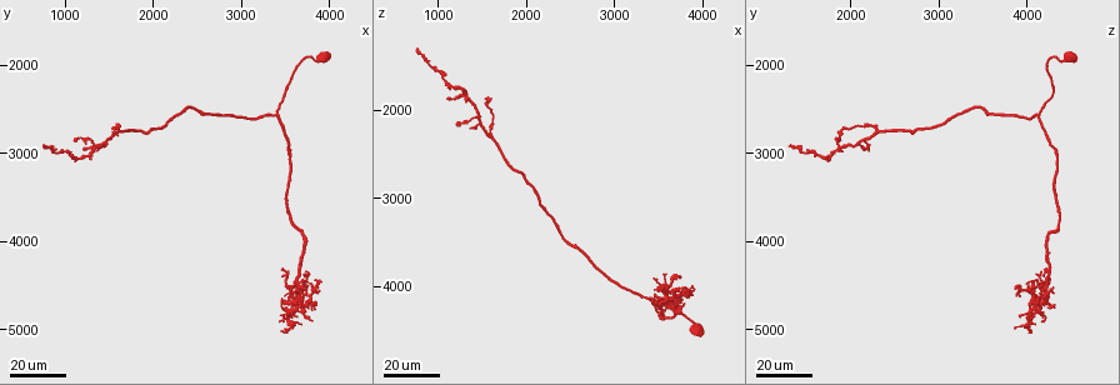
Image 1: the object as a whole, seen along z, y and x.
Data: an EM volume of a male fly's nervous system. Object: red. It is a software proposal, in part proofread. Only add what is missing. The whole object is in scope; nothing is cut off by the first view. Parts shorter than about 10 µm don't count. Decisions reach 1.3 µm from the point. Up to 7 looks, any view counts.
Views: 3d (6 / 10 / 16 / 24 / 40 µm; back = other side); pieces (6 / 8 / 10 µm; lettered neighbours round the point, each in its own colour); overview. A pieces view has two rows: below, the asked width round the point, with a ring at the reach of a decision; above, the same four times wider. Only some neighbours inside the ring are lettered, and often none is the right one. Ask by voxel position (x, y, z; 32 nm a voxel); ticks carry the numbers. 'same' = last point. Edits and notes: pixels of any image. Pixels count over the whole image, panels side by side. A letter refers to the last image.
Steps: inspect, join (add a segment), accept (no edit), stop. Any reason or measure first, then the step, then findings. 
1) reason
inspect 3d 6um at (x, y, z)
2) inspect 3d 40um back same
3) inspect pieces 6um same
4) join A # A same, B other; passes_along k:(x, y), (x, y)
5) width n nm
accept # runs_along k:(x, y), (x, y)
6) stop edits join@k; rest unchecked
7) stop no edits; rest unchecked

free end
inspect 3d 40um at (1200, 2950, 2200)

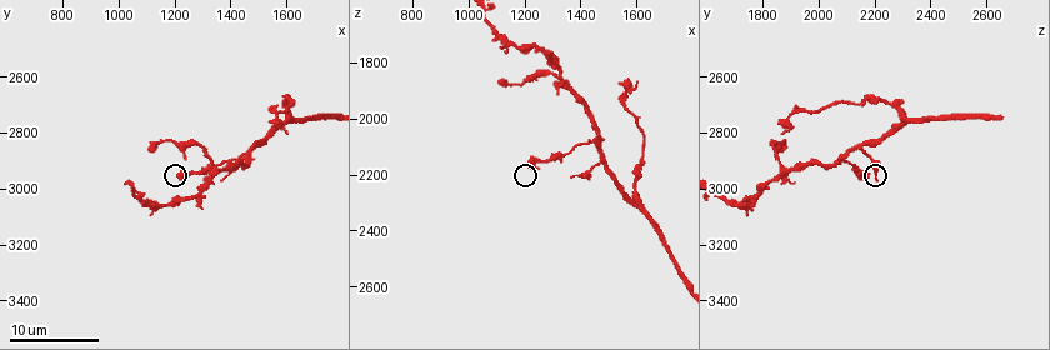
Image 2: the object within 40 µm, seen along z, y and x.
inspect pieces 6um at (1220, 2950, 2160)

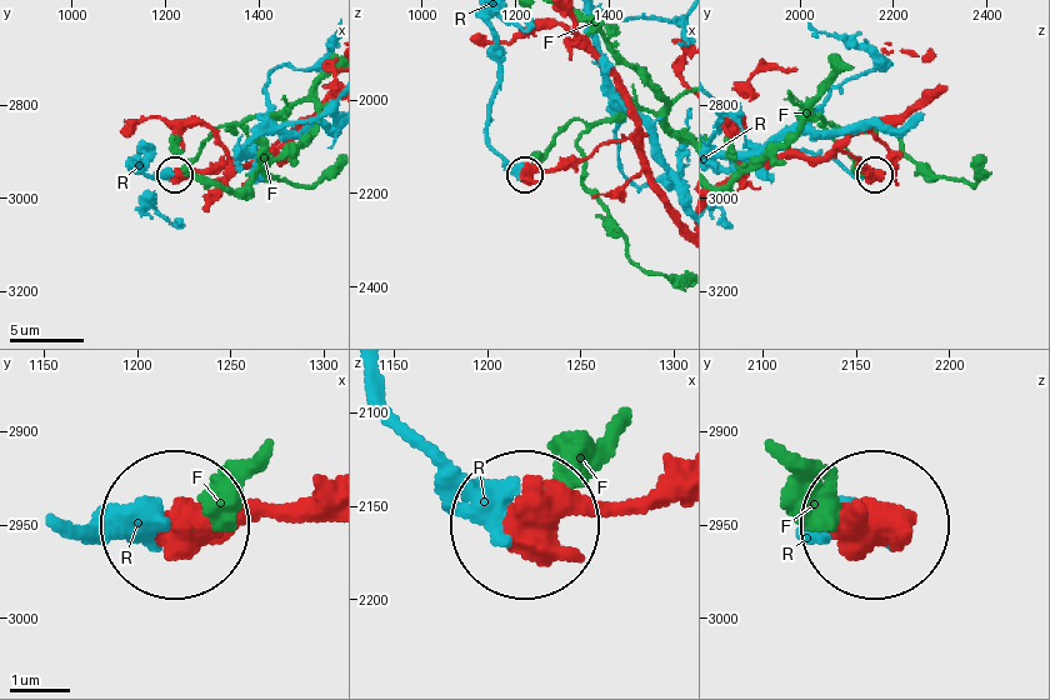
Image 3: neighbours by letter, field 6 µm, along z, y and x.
accept # F other, R other; runs_along 3:(320, 495), (176, 520); no lettered segment goes on from it

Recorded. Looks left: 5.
branch stops here
inspect 3d 24um at (750, 2950, 1300)

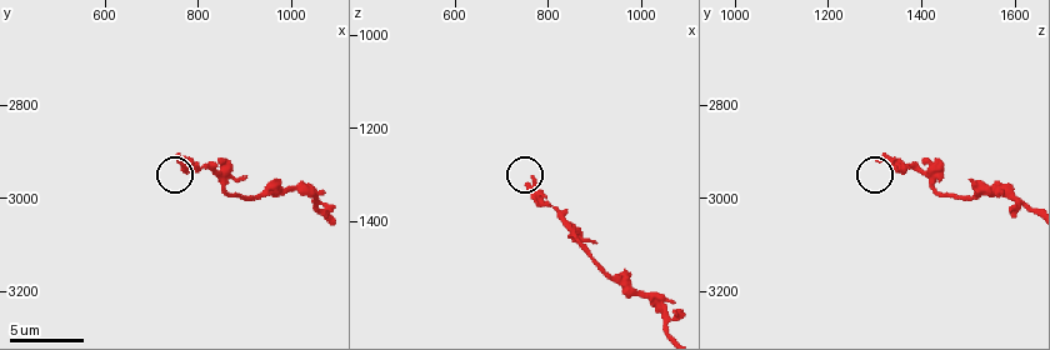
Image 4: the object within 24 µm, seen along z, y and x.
see the neighbours
inspect pieces 8um at (765, 2920, 1305)

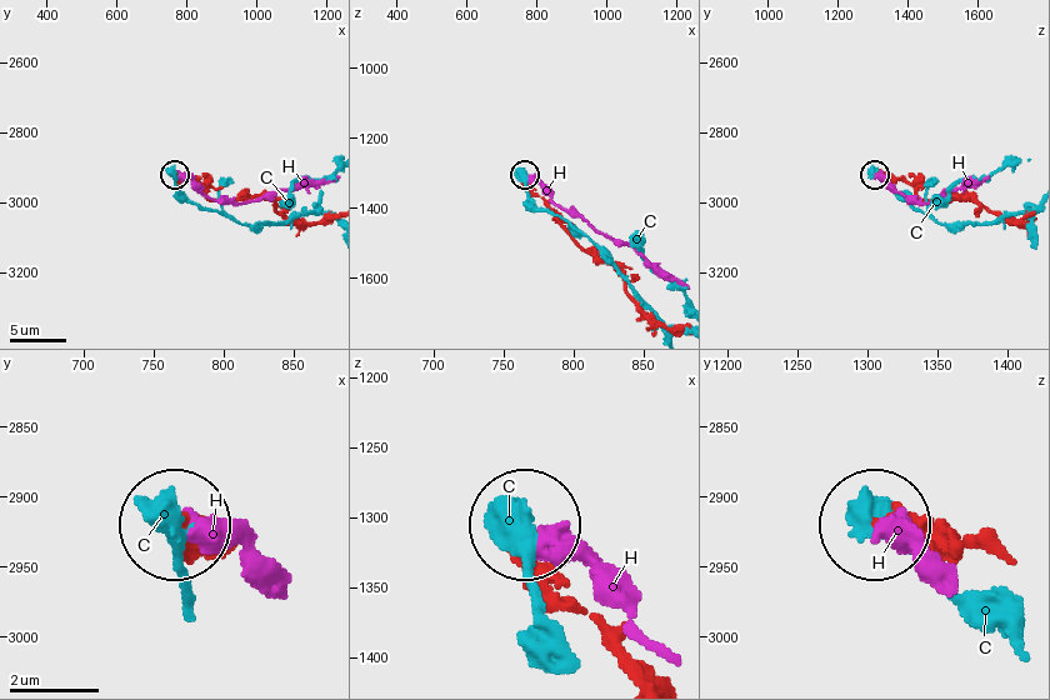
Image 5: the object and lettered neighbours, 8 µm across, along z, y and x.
accept # C other, H other; runs_along 5:(633, 674), (524, 533); none of them fits

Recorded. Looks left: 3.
stops while still wide
inspect pieces 8um at (1110, 2860, 1860)

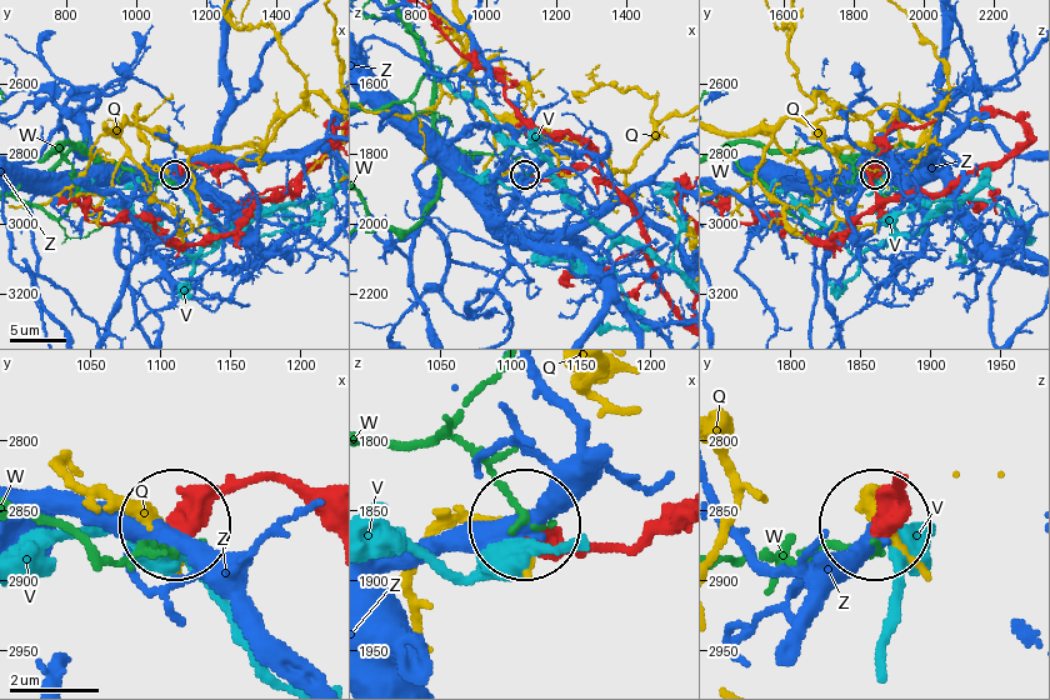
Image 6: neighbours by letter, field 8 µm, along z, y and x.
accept # Q other, V other, W other, Z other; no lettered segment goes on from it

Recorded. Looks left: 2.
branch stops here
inspect 3d 10um at (1600, 2800, 1870)

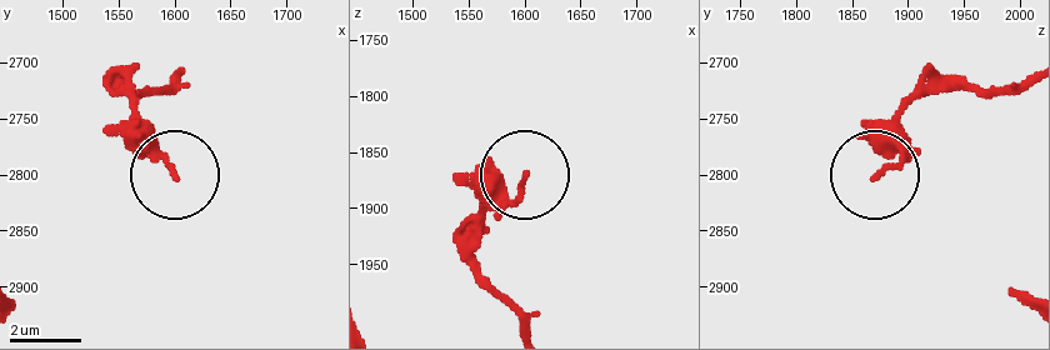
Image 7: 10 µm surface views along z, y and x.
inspect pieces 6um at (1598, 2802, 1872)

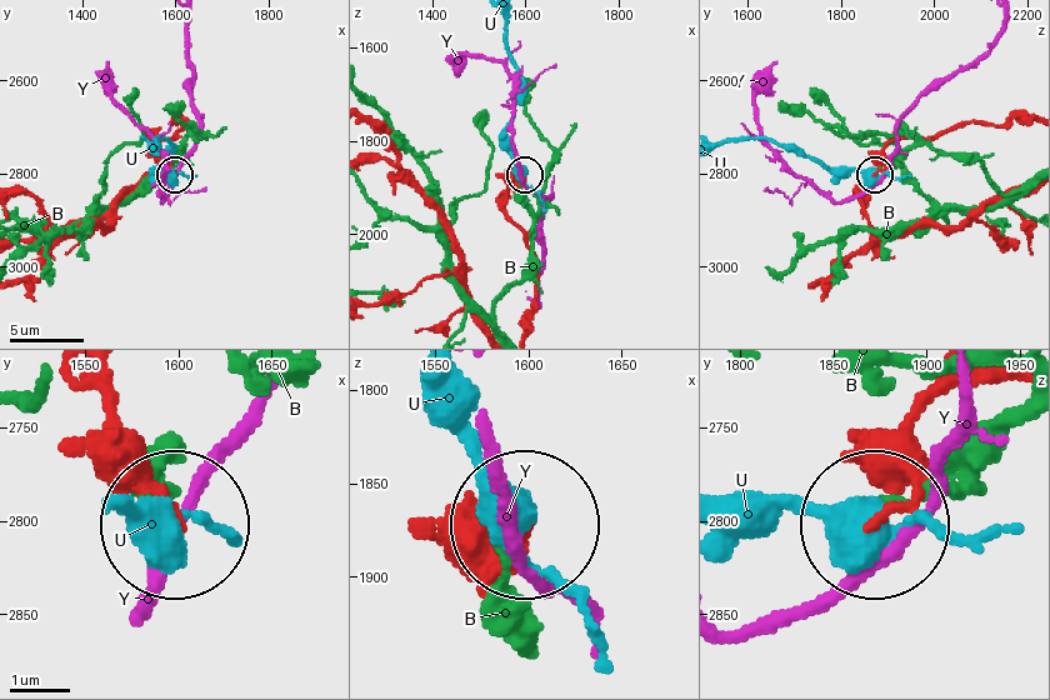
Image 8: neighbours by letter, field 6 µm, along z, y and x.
accept # B other, U other, Y other; runs_along 8:(103, 398), (168, 513); no lettered segment goes on from it

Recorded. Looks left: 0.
stop no edits; rest unchecked

